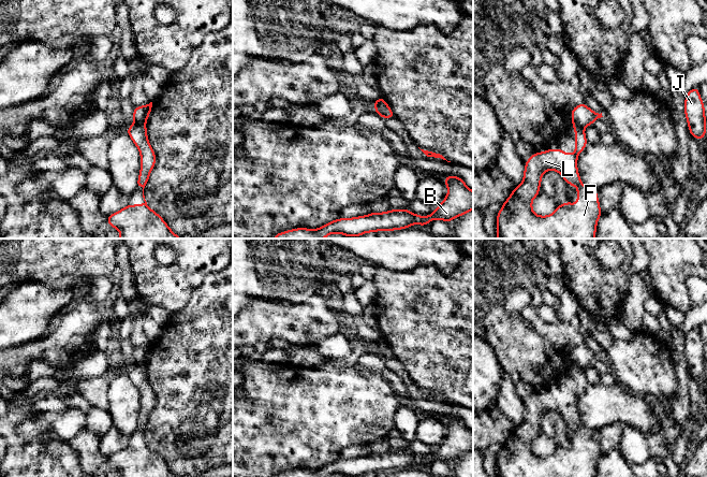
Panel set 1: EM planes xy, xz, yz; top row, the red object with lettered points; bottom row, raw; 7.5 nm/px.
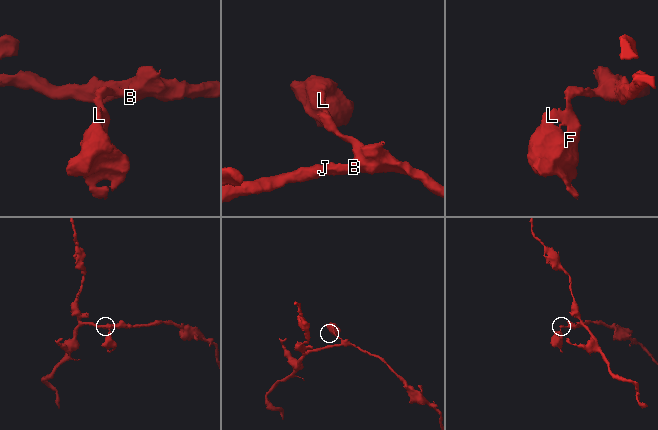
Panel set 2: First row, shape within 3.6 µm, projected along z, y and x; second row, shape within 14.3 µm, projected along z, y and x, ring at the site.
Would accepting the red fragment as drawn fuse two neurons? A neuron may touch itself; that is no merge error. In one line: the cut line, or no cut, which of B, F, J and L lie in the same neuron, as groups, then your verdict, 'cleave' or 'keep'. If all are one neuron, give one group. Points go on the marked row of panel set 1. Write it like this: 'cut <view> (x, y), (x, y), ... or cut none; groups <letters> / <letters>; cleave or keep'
cut xy (134, 123), (144, 124); groups B J / F L; cleave

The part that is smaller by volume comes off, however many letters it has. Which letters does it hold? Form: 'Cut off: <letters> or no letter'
Cut off: F, L

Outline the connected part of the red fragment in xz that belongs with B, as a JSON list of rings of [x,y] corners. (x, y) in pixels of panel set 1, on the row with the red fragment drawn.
[[[447,175],[443,178],[448,193],[445,196],[442,203],[434,207],[434,212],[428,216],[419,216],[408,208],[404,209],[391,209],[382,213],[370,213],[365,216],[357,216],[353,218],[338,218],[318,229],[296,228],[289,231],[277,233],[273,238],[324,238],[333,233],[343,234],[347,237],[358,237],[364,233],[378,232],[378,231],[394,231],[411,228],[413,223],[418,223],[421,227],[427,226],[434,219],[451,222],[455,218],[462,216],[473,209],[473,191],[468,188],[463,179],[455,175]]]

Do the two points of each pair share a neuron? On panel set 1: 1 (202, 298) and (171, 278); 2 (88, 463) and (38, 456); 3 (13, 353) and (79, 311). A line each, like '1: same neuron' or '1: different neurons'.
1: different neurons
2: different neurons
3: same neuron

